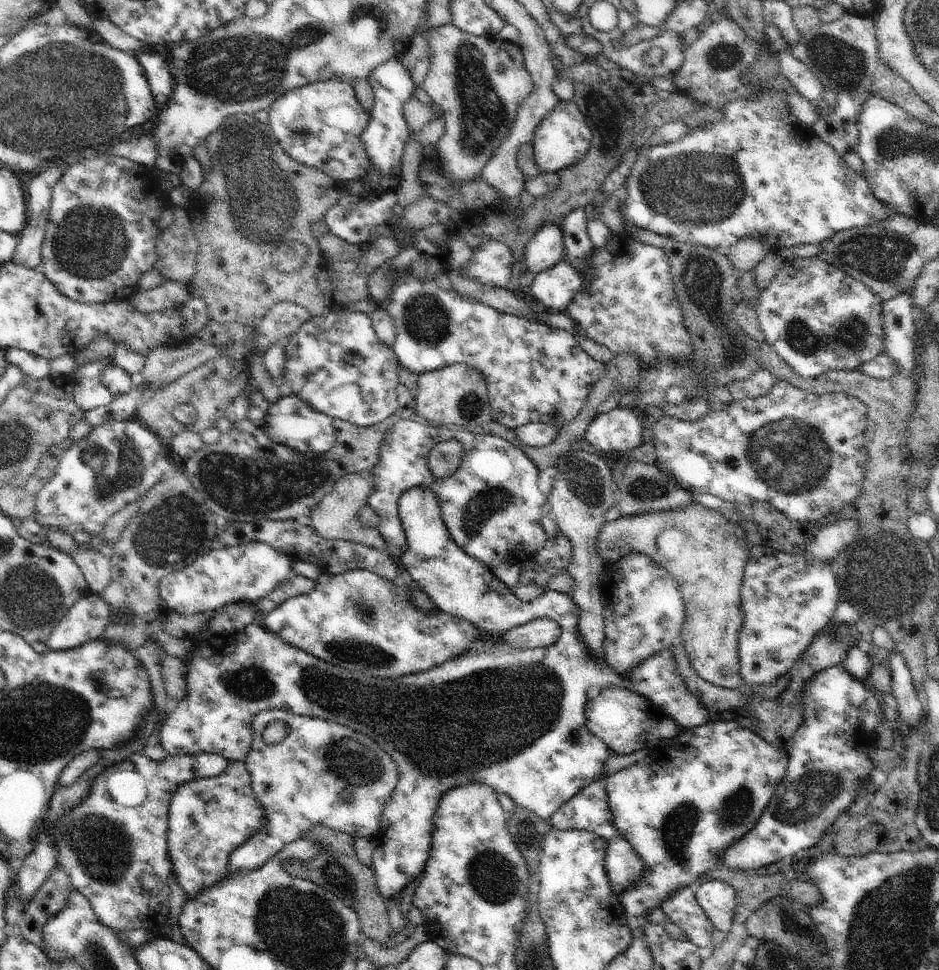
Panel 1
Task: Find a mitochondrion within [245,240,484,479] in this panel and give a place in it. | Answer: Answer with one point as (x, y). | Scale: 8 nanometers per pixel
(424, 319)

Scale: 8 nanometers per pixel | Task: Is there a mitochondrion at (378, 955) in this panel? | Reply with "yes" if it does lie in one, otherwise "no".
no

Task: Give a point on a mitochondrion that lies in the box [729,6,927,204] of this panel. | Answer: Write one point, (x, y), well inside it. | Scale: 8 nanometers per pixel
(840, 63)

